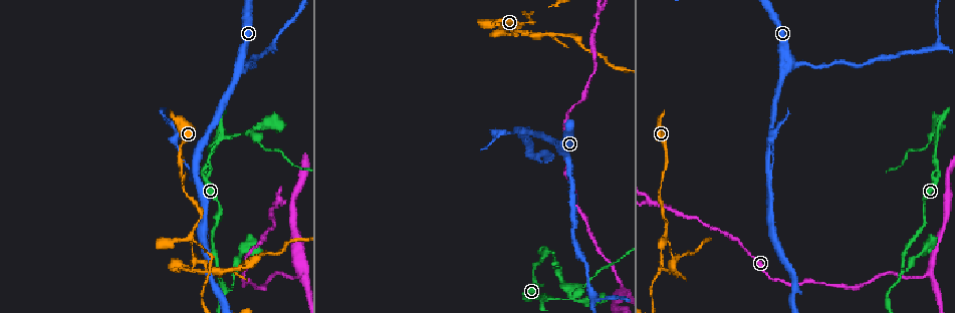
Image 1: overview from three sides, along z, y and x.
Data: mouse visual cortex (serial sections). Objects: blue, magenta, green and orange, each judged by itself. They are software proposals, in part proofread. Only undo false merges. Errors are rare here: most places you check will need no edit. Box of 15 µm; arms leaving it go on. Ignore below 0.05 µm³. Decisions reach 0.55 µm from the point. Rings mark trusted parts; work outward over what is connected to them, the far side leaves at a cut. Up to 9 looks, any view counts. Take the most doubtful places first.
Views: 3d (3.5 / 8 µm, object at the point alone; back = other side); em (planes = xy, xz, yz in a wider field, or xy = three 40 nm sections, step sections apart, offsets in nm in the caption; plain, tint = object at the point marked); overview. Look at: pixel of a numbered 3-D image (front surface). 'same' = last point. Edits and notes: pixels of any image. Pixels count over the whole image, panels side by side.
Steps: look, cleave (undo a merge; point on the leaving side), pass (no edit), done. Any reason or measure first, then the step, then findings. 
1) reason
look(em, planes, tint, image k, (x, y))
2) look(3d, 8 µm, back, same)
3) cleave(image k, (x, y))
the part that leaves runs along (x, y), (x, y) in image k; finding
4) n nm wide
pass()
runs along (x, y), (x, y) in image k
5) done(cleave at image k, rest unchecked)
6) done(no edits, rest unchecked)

arms part here
look(em, xy, step 1, tint, image 1, (225, 286))

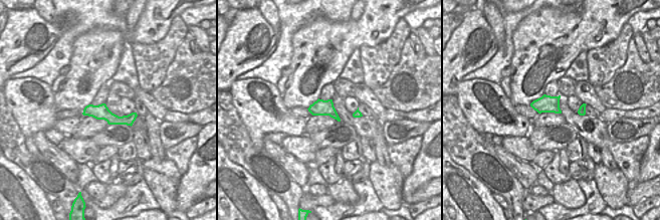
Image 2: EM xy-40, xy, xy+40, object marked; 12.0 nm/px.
look(3d, 3.5 µm, same)

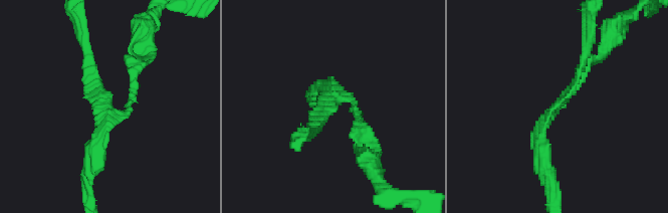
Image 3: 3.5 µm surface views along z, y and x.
3 arms
pass()
runs along (312, 132), (341, 98), (353, 101), (359, 127) in image 3; one cell here

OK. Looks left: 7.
a fork
look(3d, 8 µm, image 1, (219, 133))

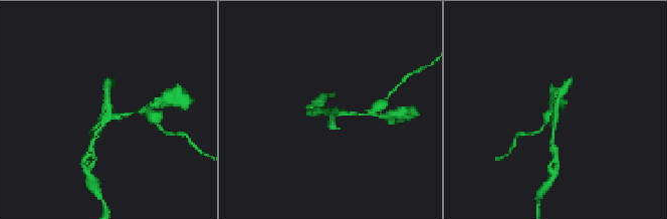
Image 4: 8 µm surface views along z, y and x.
look(3d, 3.5 µm, image 4, (107, 113))

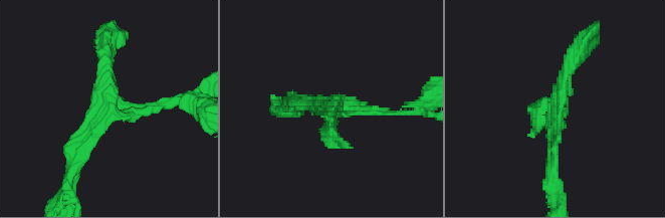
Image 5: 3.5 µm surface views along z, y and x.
shape alone is not enough
look(em, xy, step 3, tint, image 5, (561, 110))

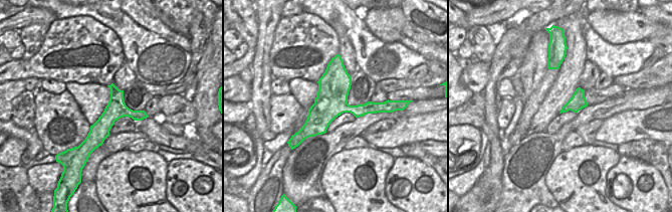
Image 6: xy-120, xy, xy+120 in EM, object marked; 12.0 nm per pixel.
380 nm wide
pass()
runs along (70, 163), (107, 111), (172, 98) in image 5; continuous, no second cell

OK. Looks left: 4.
side arm on a straight run
look(3d, 3.5 µm, image 1, (195, 170))

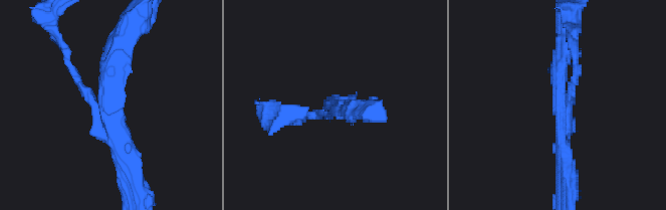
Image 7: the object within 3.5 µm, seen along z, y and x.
3 arms; arms of 150, 250, 250 nm; need the tissue
look(em, xy, step 2, tint, image 7, (559, 108))

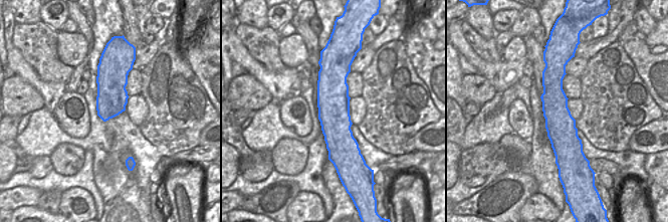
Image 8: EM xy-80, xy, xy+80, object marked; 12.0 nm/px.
cleave(image 7, (72, 70))
the part that leaves runs along (93, 101), (78, 82), (50, 18) in image 7; a second cell is stuck on

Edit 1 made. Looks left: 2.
done(cleave at image 7, rest unchecked)

